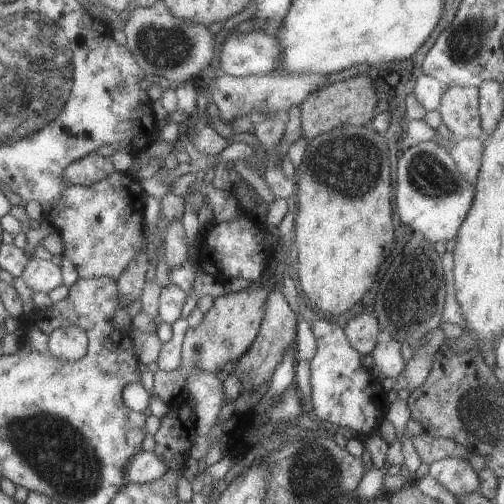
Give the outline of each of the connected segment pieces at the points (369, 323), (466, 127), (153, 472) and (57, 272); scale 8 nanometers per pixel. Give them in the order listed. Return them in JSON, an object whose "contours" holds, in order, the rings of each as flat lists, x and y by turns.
{"contours":[[[372,312,361,313,345,324,345,333,350,344,362,355,372,354,381,332,378,318]],[[451,86,445,89,439,112,442,122,457,140,481,138,481,116,479,112,480,93,478,88]],[[142,450,126,464,124,478,128,483,146,483,160,478,166,472,166,468,168,466,154,454,154,451]],[[37,255,30,256,20,281,24,282,33,292,48,293,63,284,60,267,51,260,41,259]]]}

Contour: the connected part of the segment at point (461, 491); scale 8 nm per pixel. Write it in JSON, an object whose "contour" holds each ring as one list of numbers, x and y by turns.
{"contour":[[448,457,431,462,429,474,455,496,472,494,480,488,480,477,469,460]]}

